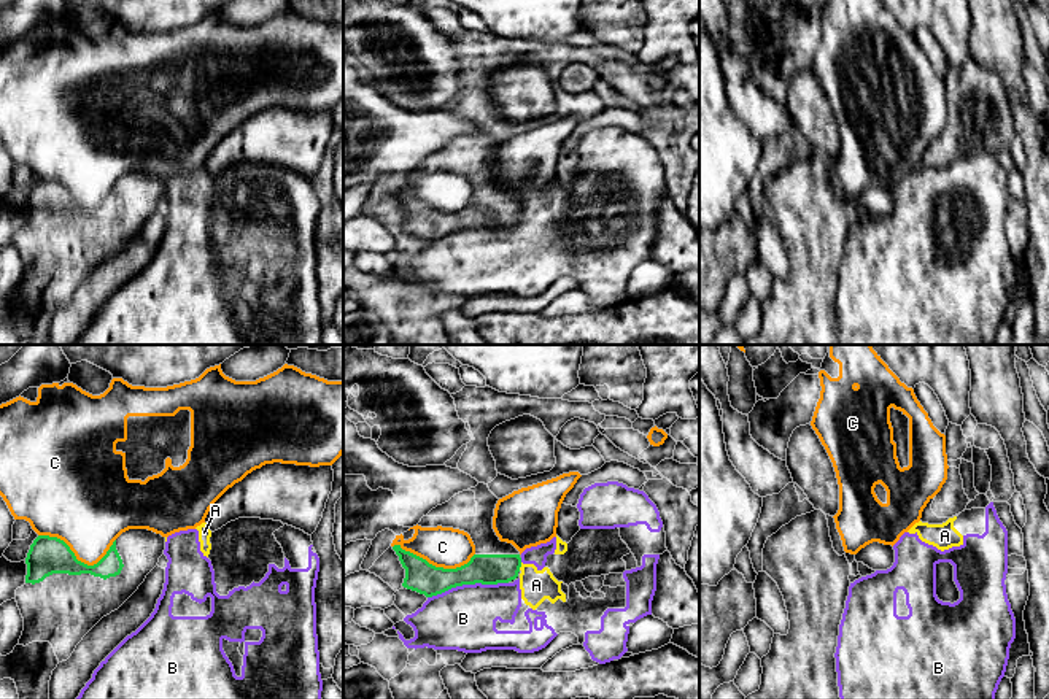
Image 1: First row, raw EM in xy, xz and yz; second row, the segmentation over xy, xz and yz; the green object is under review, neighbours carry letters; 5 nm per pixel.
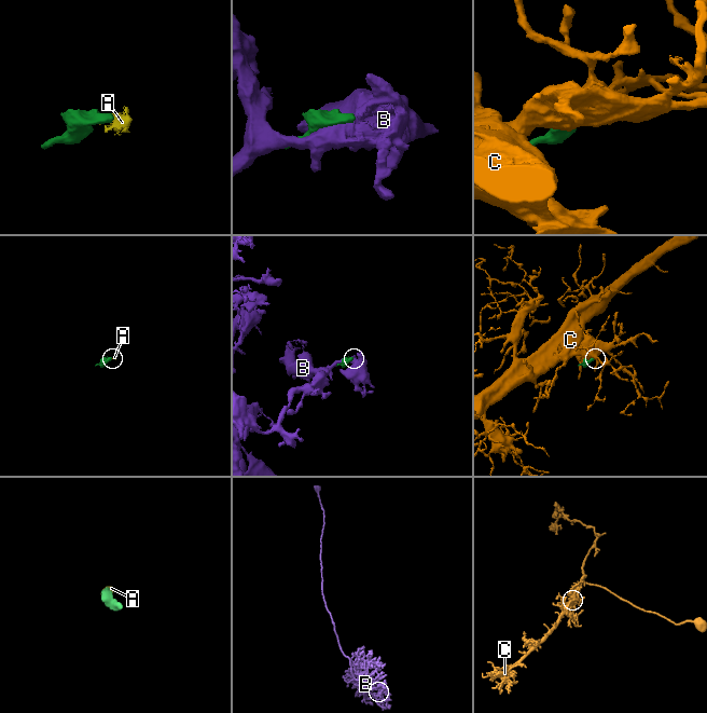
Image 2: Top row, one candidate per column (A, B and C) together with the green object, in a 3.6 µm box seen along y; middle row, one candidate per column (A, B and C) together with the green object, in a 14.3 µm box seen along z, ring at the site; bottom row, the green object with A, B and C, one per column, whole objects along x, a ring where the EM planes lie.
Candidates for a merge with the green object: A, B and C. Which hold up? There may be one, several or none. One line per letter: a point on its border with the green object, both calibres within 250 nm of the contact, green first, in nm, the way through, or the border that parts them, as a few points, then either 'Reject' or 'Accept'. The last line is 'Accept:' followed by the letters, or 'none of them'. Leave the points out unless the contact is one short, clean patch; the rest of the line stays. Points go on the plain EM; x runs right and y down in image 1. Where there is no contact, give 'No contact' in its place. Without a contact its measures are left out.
A: Touches green at xz (520, 210). Thickness 160 nm (green) against 160 nm. Boundary: xz (522, 207), (518, 213). Reject
B: Touches green at xz (468, 227). Thickness 160 nm (green) against 320 nm. Reject
C: Touches green at xy (75, 202). Thickness 190 nm (green) against 400 nm. Reject
Accept: none of them

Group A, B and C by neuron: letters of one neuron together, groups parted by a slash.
A B / C

